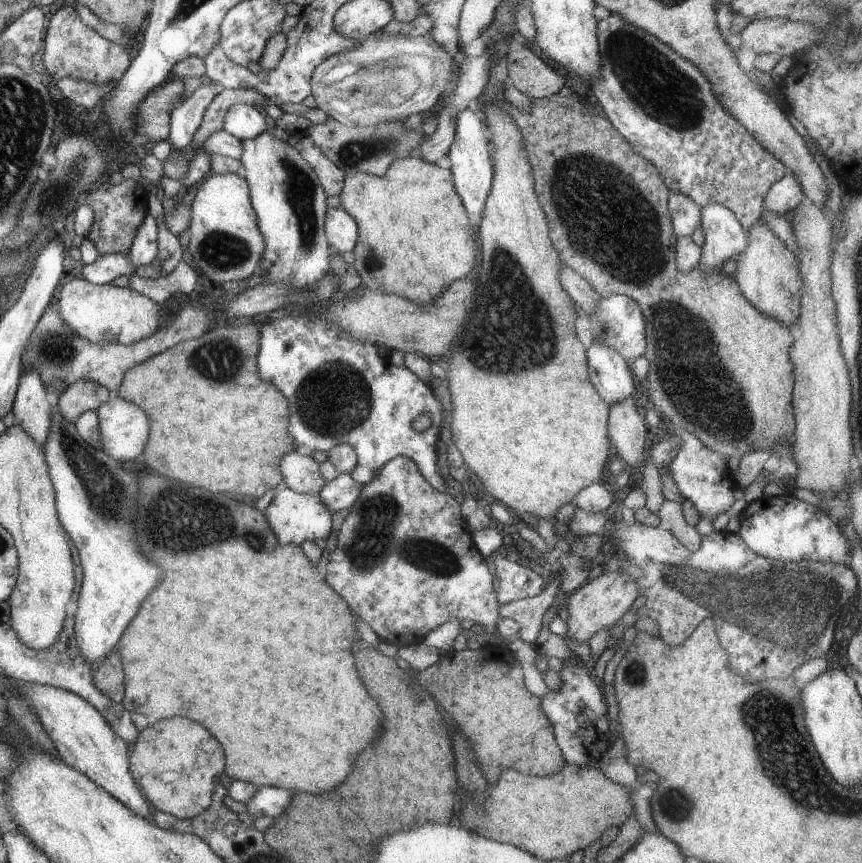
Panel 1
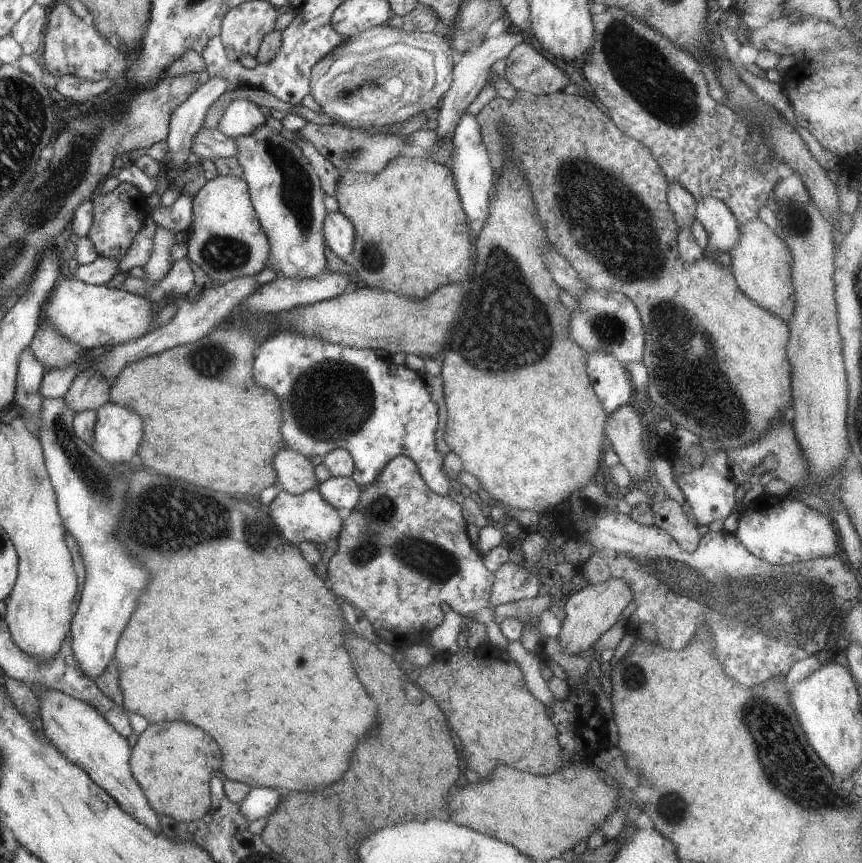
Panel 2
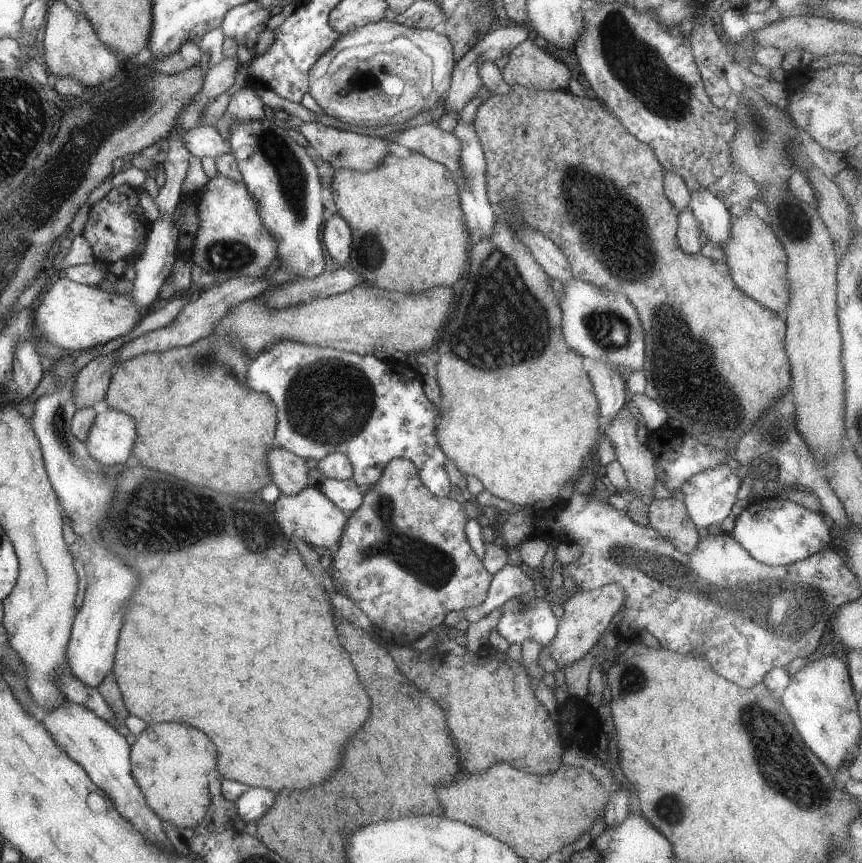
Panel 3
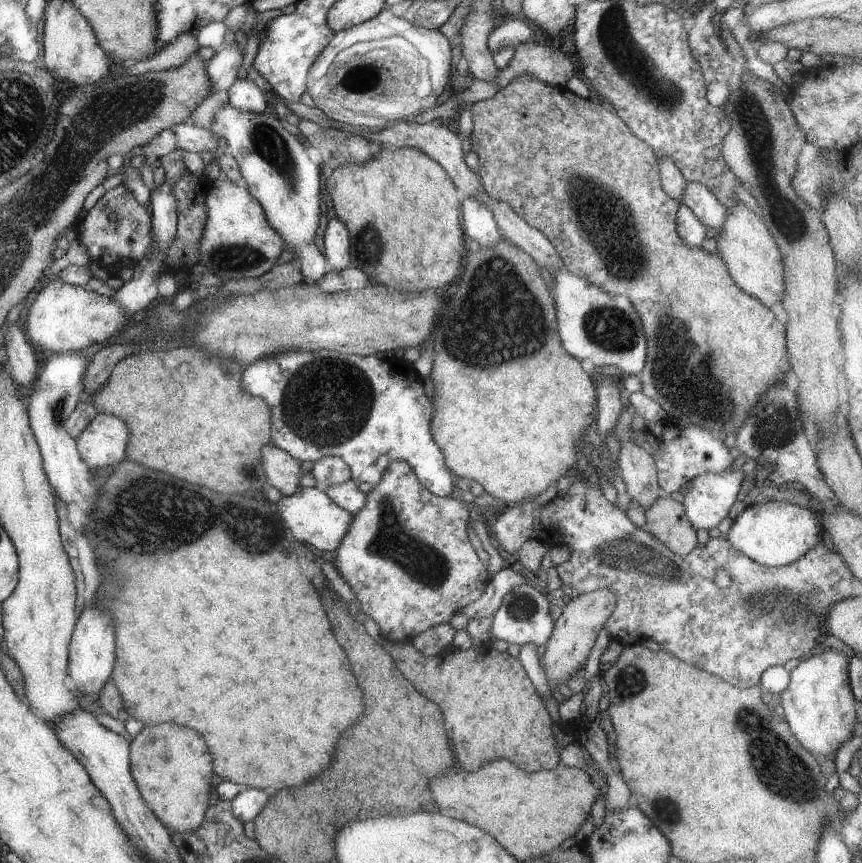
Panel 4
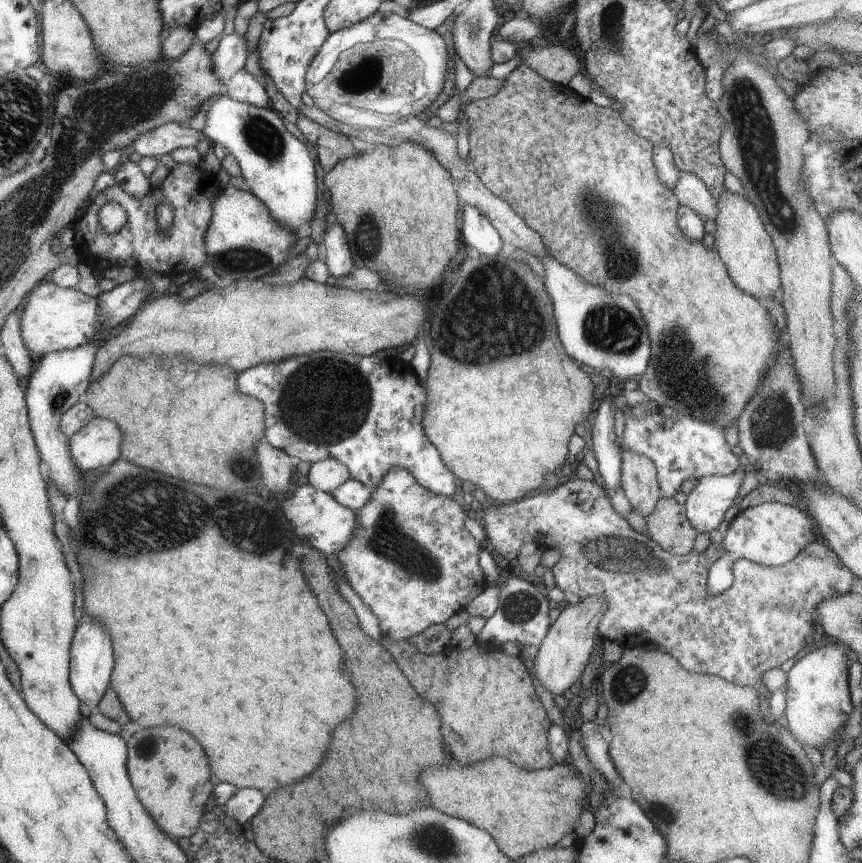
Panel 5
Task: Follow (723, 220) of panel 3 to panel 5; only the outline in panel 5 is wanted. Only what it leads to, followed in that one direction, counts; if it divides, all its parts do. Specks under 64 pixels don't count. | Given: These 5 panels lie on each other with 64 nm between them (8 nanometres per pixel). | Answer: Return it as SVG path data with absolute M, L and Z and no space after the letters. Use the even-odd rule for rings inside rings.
M680 171L673 191L680 205L692 208L704 222L709 222L710 226L714 224L718 216L718 202L700 178Z

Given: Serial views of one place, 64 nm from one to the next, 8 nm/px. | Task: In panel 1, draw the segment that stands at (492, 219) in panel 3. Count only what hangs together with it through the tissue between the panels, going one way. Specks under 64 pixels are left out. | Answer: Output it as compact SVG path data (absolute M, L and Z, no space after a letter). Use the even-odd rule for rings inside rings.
M471 106L460 110L456 116L455 135L448 151L450 170L454 177L455 189L470 216L483 214L484 206L492 188L494 178L494 163L492 160L491 145L488 135L479 114Z

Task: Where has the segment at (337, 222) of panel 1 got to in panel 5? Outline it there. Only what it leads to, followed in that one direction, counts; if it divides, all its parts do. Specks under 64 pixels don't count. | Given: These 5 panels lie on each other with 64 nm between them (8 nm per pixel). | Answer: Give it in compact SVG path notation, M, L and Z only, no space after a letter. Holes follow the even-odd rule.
M334 223L319 235L321 246L326 249L326 264L330 272L330 278L344 278L357 266L352 260L348 238L344 228Z

